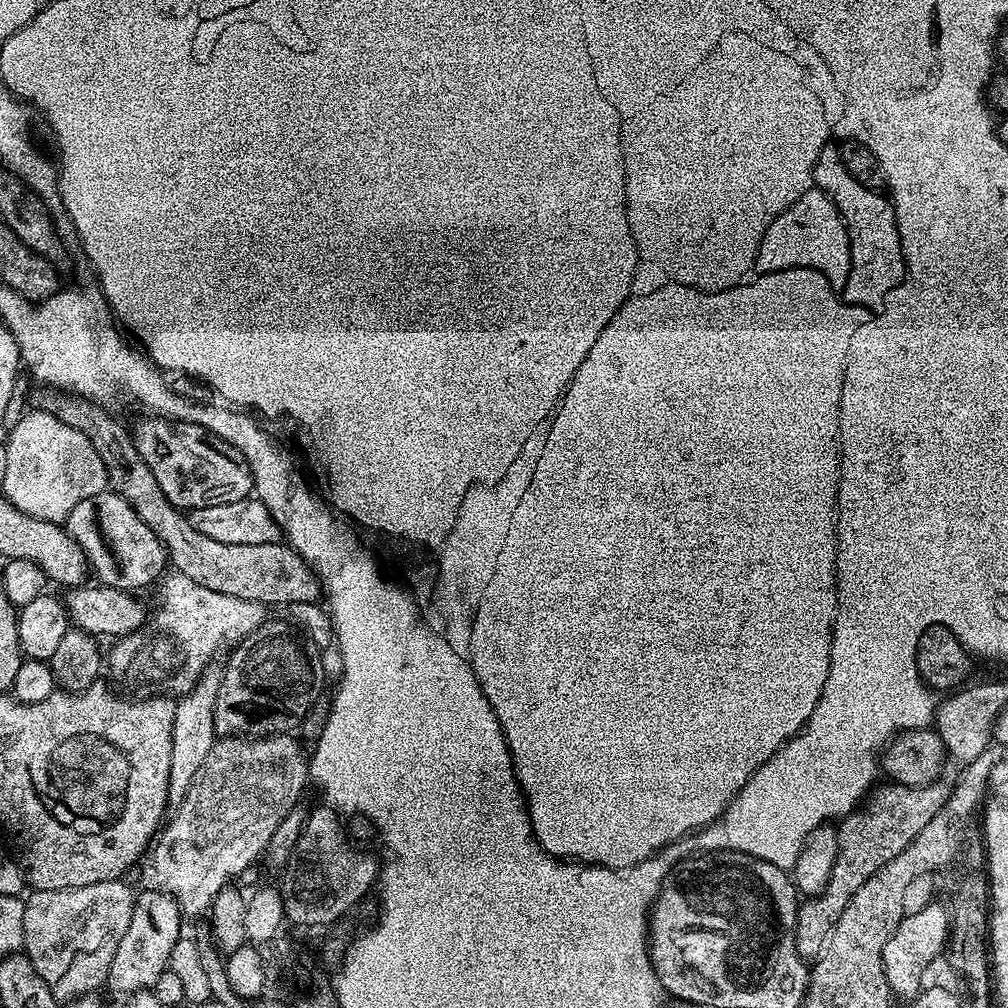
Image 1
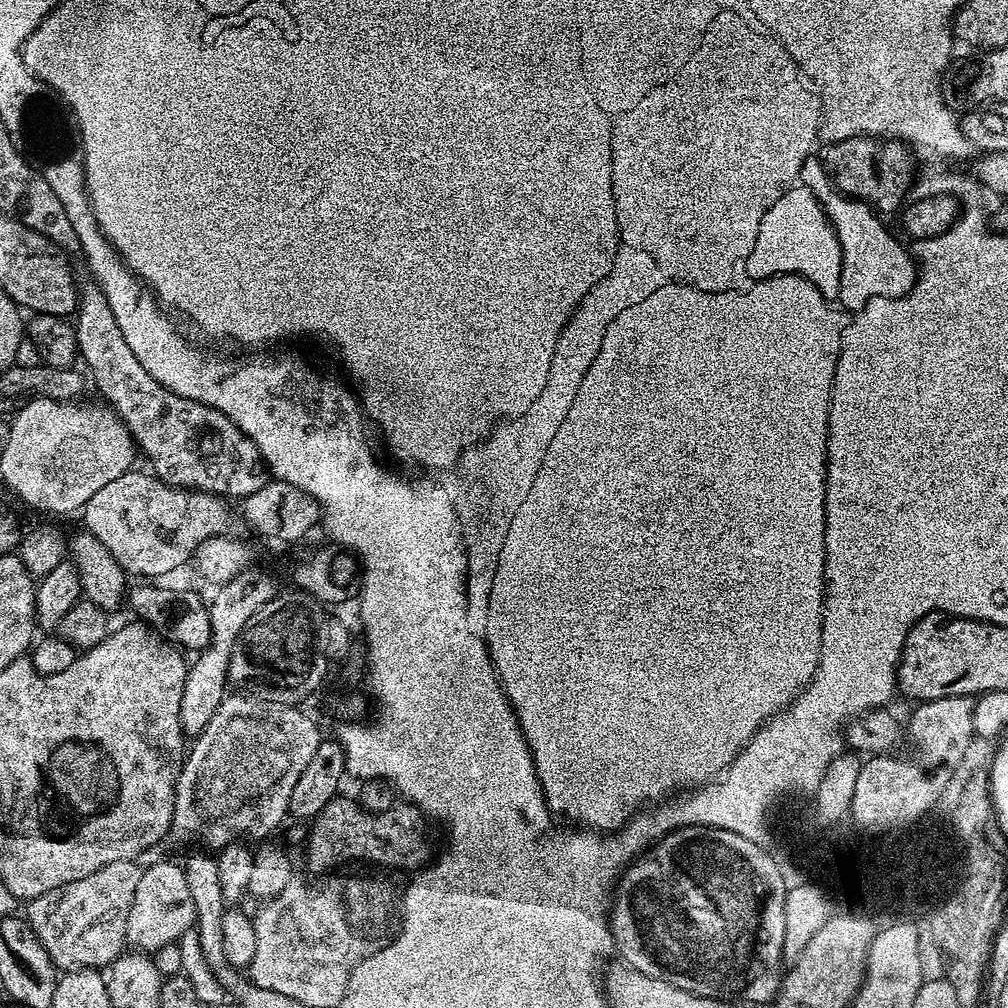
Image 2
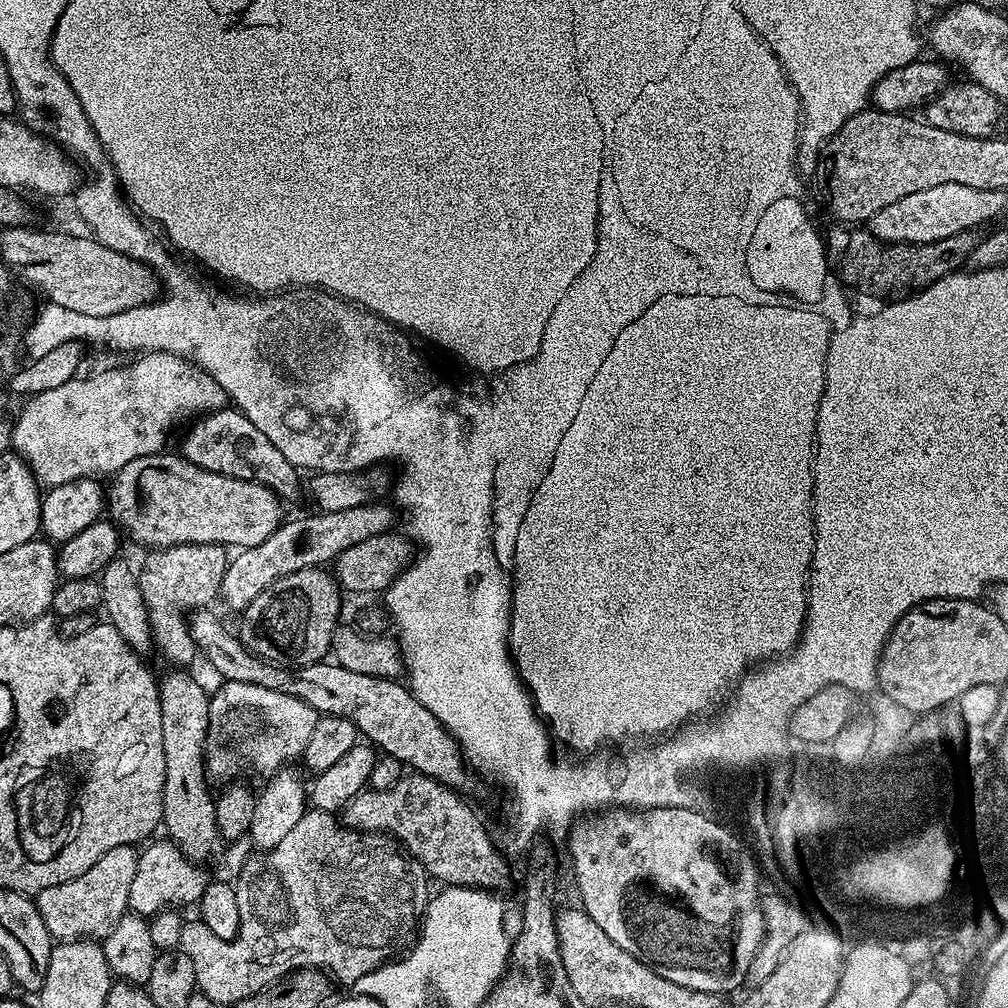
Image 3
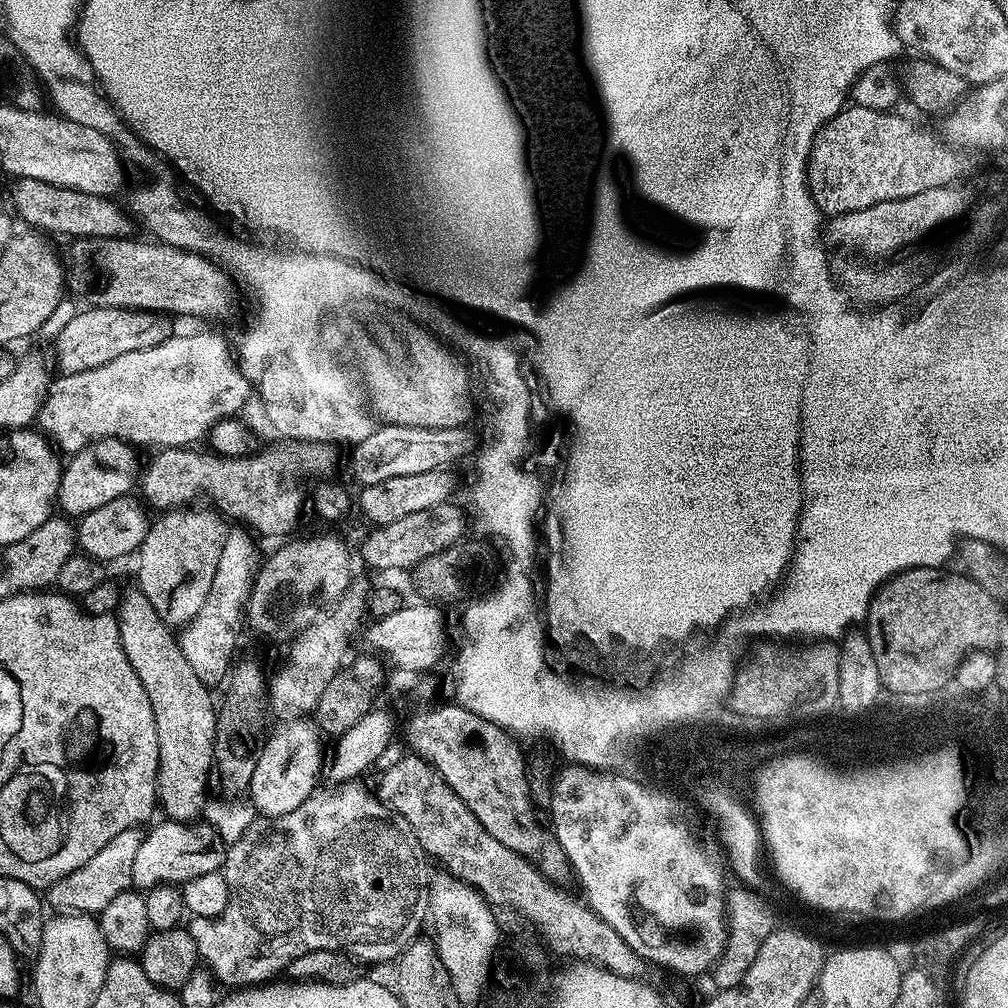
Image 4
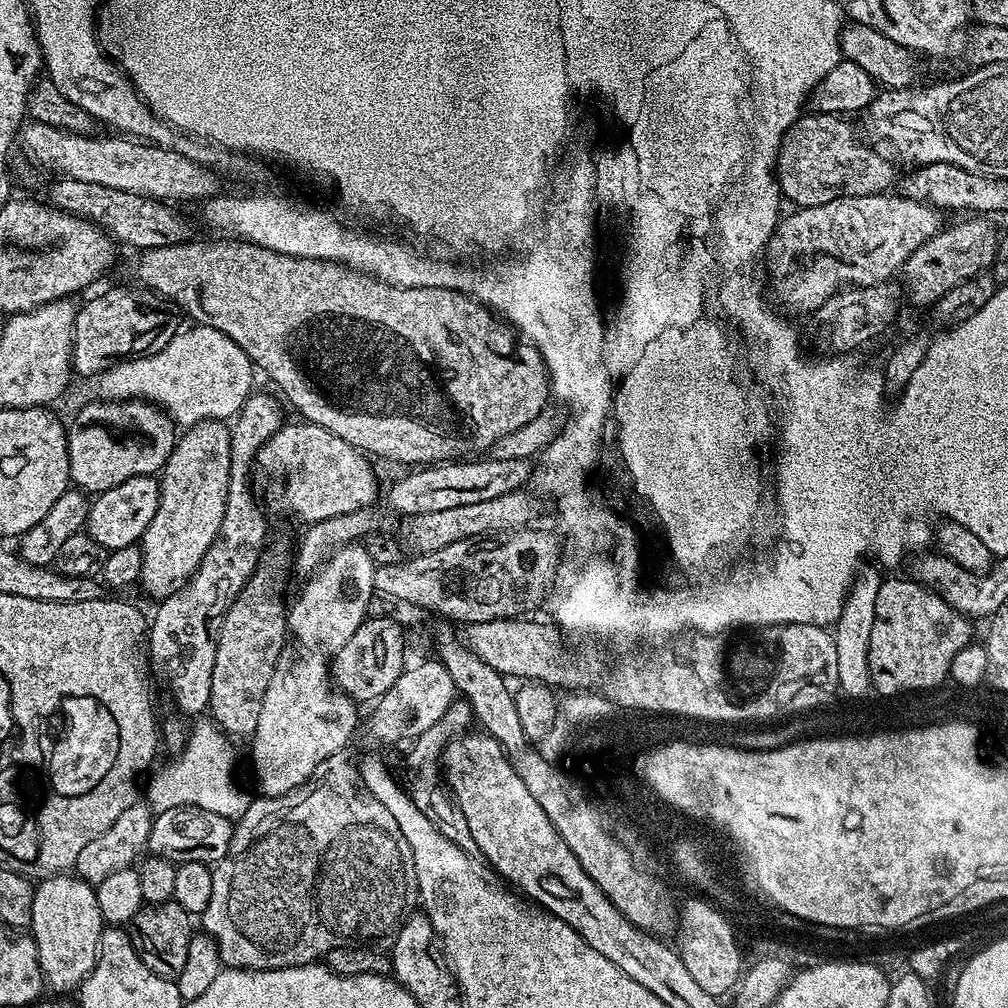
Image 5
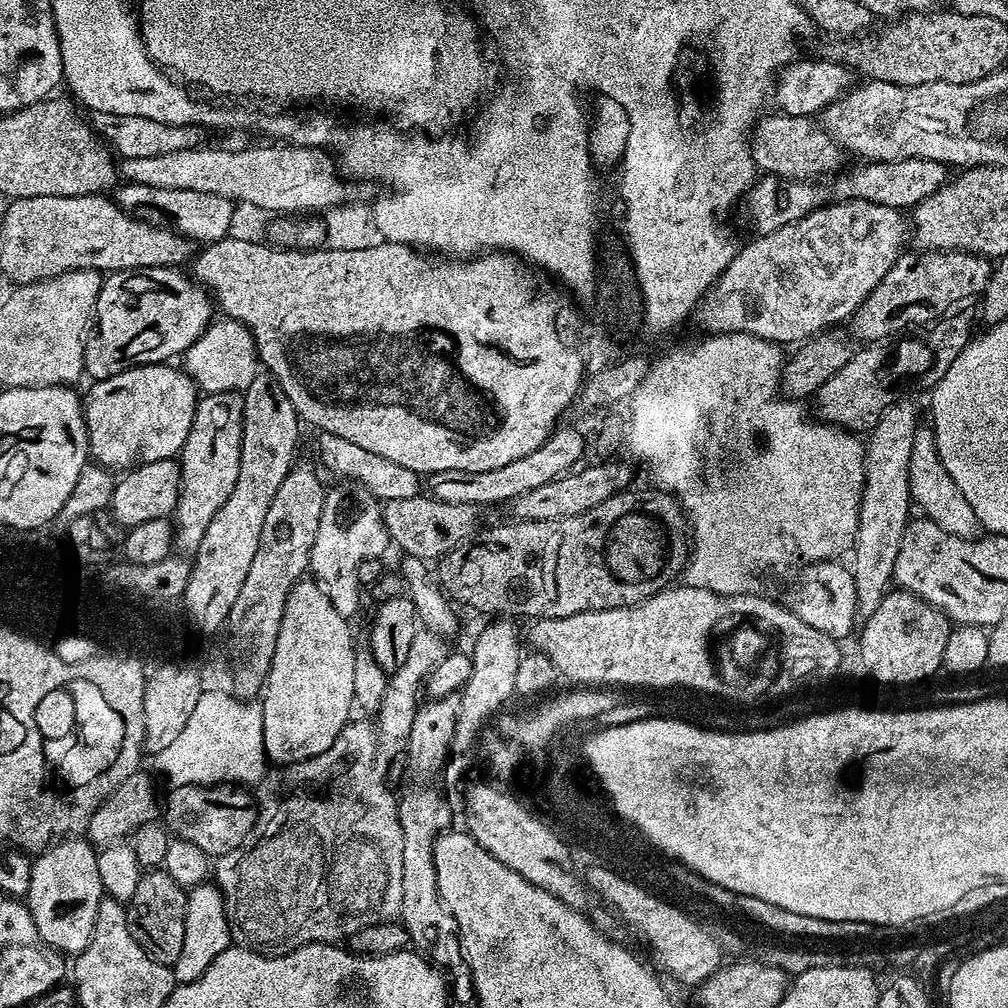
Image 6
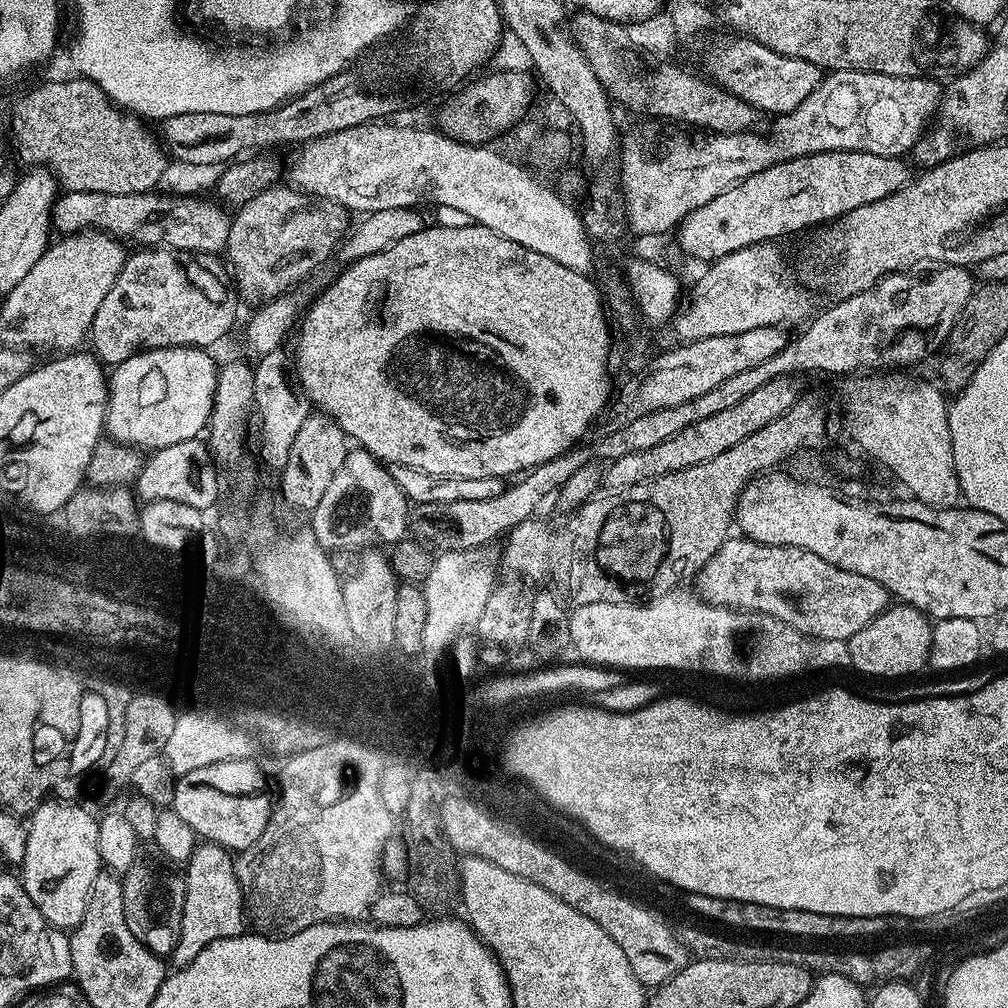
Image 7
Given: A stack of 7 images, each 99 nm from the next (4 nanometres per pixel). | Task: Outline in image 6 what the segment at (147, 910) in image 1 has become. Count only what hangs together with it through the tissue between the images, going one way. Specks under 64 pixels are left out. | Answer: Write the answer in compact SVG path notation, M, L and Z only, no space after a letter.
M184 785L173 787L168 805L162 808L162 820L169 833L177 840L192 842L209 858L219 858L230 850L243 848L258 824L258 808L252 805L249 794L240 786Z

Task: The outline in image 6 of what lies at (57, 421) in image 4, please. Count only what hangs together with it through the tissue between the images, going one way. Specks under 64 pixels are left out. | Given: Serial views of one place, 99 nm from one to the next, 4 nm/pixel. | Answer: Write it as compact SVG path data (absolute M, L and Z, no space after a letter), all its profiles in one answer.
M223 317L213 321L184 355L185 372L205 393L243 392L260 371L259 356L253 335L240 320Z

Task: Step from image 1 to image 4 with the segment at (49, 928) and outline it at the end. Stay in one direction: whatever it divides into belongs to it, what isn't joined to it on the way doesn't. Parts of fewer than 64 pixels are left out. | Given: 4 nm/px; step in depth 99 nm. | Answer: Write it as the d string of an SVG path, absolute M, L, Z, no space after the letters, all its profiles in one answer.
M139 827L122 830L86 862L86 866L78 866L74 874L66 874L58 883L47 889L47 903L53 904L56 910L67 914L69 912L83 912L85 914L98 914L110 904L111 899L118 894L129 891L133 887L134 858L138 855L138 846L142 846L144 832Z

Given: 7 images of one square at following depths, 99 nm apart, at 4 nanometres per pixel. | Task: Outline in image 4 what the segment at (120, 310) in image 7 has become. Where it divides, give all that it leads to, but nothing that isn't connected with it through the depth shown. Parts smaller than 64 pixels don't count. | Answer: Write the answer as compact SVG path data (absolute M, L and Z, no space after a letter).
M88 306L77 311L74 318L54 337L56 364L63 375L79 374L100 367L120 354L146 350L166 342L170 329L158 312L139 312L137 308L98 308Z

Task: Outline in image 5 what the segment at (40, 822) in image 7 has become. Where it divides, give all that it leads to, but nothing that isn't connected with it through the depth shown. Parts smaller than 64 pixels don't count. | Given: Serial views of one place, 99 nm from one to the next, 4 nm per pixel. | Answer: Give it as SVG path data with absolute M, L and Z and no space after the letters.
M75 874L49 876L32 893L30 935L36 941L44 983L56 992L75 993L94 970L100 934L106 925L98 910L96 889Z

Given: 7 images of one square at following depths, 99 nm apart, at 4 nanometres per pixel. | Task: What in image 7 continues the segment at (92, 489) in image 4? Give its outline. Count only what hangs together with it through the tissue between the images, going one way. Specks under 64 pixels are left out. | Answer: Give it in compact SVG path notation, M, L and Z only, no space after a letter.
M155 348L134 354L126 358L126 362L115 365L108 381L107 435L119 444L130 444L141 450L155 450L174 442L197 439L200 431L208 428L215 404L218 363L212 354L202 348Z

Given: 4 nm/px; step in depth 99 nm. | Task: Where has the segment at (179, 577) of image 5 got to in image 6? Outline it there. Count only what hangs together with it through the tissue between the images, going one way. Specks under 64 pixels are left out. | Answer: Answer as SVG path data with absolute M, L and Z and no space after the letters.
M211 392L198 401L190 434L178 457L180 466L180 497L176 503L174 524L178 529L178 544L195 550L206 534L210 518L230 498L234 482L238 482L238 466L242 454L243 397L237 392Z

